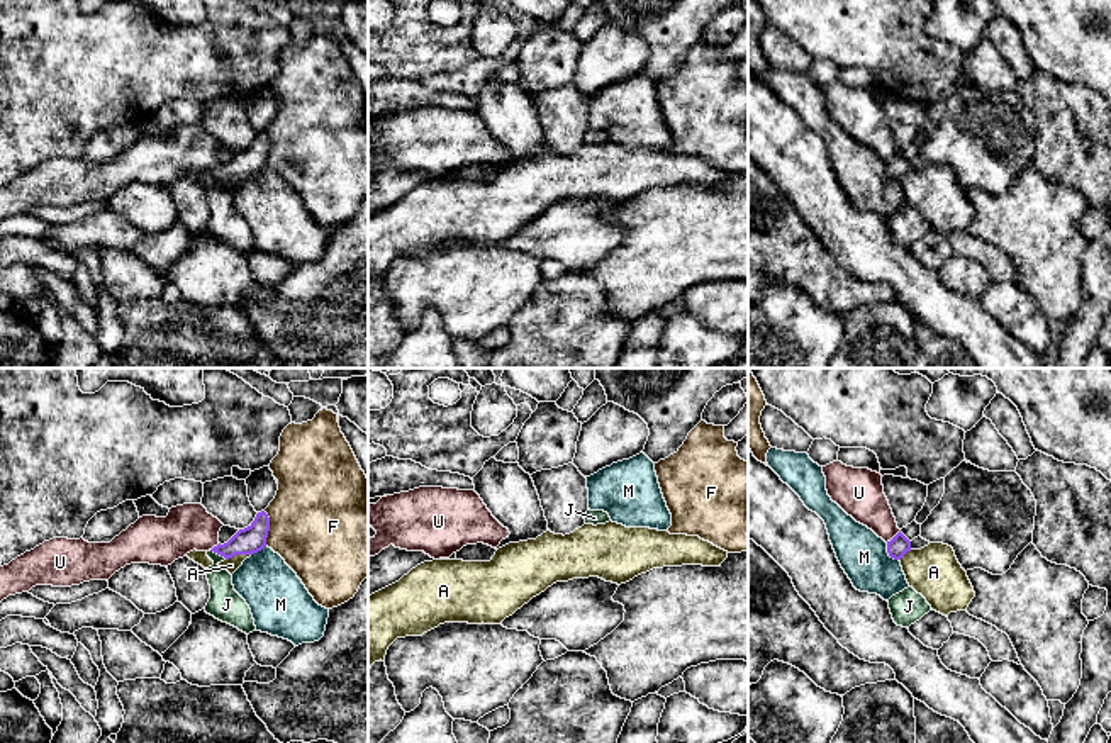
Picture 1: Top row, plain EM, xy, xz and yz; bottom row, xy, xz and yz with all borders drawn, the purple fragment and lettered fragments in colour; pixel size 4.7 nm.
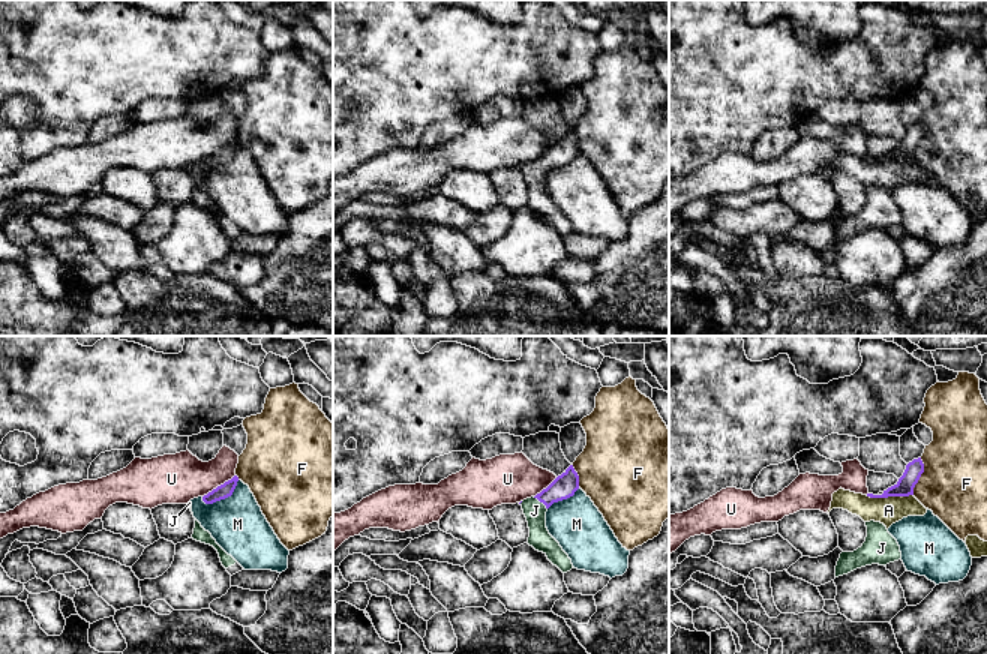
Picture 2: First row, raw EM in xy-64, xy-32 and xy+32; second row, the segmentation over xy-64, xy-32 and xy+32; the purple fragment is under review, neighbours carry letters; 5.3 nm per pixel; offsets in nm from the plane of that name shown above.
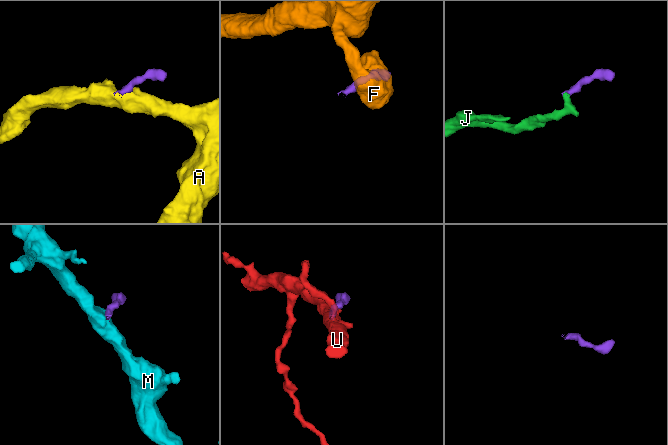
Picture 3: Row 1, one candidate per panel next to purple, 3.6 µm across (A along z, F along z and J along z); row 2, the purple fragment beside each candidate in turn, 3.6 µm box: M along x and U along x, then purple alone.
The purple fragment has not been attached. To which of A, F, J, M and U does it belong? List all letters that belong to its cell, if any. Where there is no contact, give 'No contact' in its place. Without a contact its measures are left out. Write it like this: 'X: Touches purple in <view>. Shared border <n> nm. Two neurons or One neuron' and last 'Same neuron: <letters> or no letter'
A: Touches purple in xy. Shared border 120 nm. Two neurons
F: Touches purple in xy. Shared border 170 nm. Two neurons
J: Touches purple in xy. Shared border 100 nm. One neuron
M: Touches purple in yz. Shared border 110 nm. Two neurons
U: Touches purple in yz. Shared border 90 nm. Two neurons
Same neuron: J

